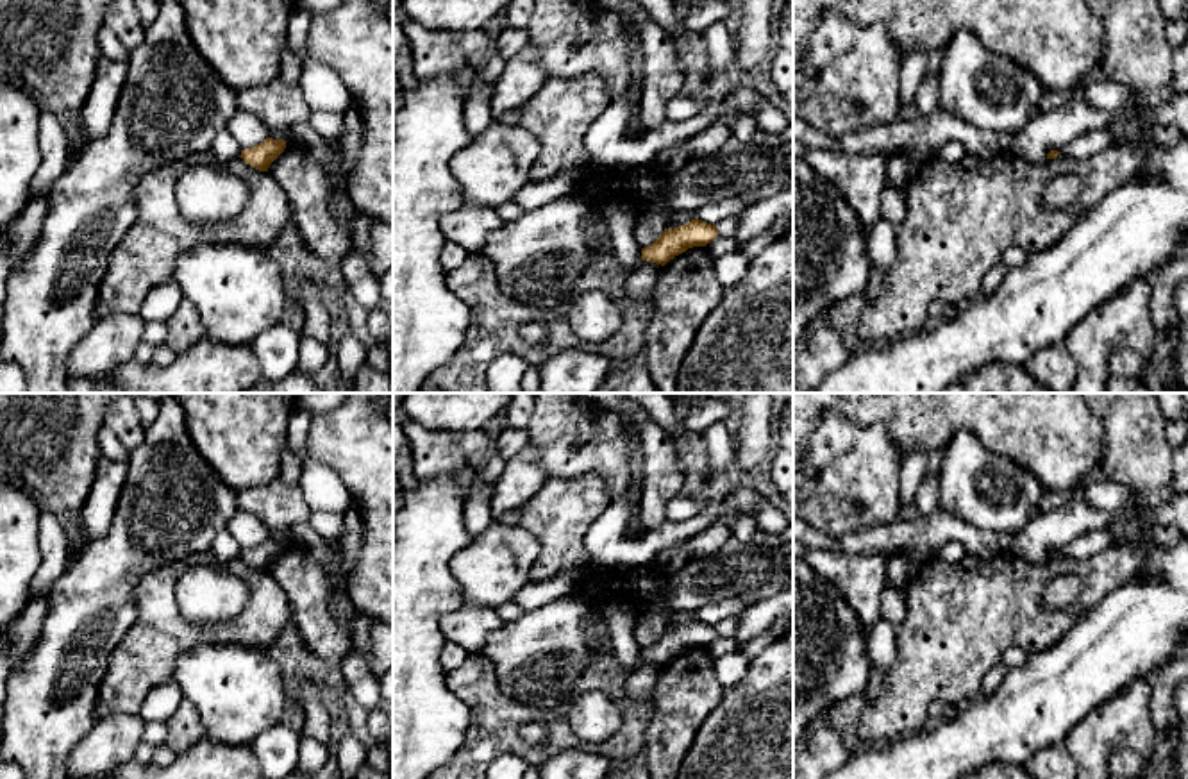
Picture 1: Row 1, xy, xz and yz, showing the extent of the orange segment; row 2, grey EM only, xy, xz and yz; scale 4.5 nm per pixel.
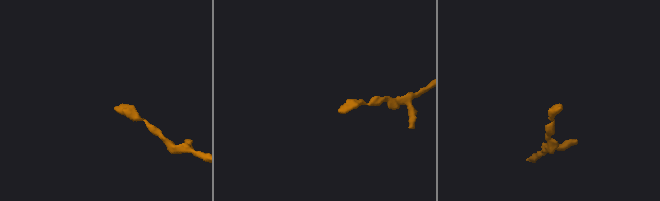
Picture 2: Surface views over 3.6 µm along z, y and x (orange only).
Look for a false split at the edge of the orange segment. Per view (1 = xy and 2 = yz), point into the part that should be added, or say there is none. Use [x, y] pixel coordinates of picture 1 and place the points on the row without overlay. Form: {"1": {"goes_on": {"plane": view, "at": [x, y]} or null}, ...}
{"1": {"goes_on": null}, "2": {"goes_on": null}}

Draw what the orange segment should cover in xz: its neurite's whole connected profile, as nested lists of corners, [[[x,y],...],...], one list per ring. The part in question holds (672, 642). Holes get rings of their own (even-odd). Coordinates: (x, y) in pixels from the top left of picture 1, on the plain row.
[[[695,618],[681,627],[665,629],[650,647],[641,649],[641,659],[665,666],[688,649],[706,647],[716,636],[716,625]]]

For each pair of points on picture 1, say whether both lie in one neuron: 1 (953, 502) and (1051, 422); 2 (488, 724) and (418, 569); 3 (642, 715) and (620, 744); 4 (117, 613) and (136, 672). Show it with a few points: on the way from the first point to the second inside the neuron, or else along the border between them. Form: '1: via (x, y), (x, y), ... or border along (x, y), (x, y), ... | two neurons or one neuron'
1: border along (972, 435), (988, 451), (1013, 460), (1042, 483) | two neurons
2: border along (445, 672), (449, 690), (467, 710) | two neurons
3: via (635, 722), (627, 737) | one neuron
4: border along (133, 595), (136, 620), (115, 649), (104, 674) | two neurons

